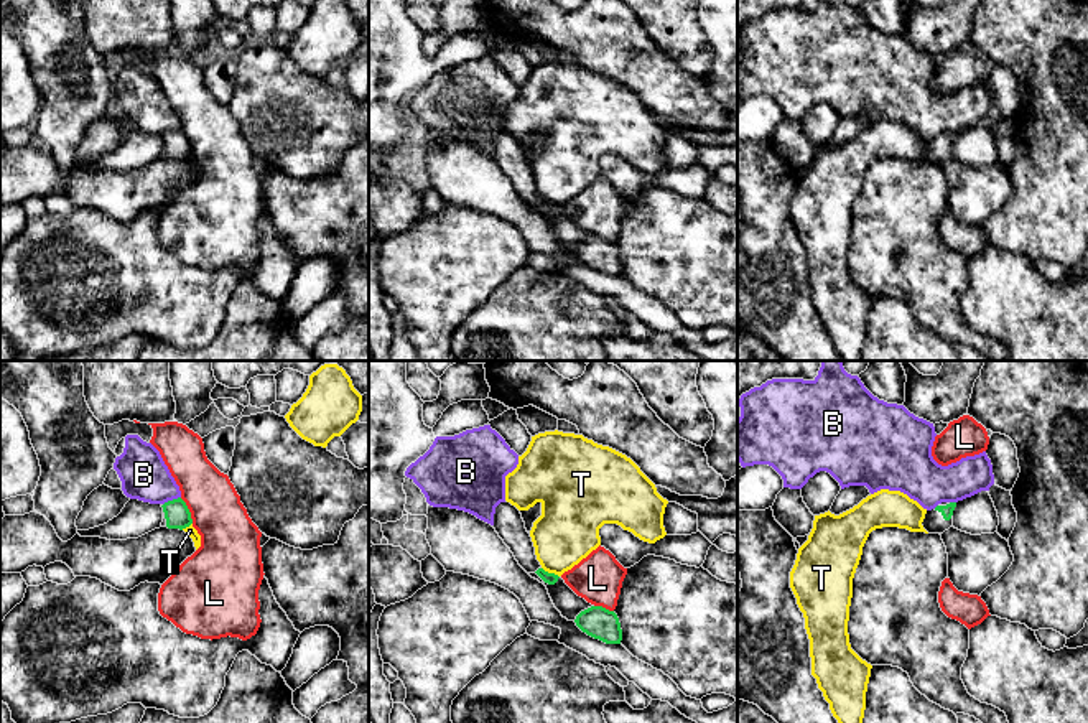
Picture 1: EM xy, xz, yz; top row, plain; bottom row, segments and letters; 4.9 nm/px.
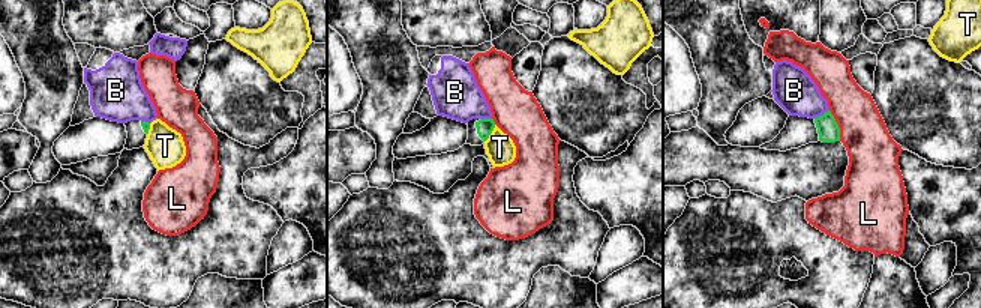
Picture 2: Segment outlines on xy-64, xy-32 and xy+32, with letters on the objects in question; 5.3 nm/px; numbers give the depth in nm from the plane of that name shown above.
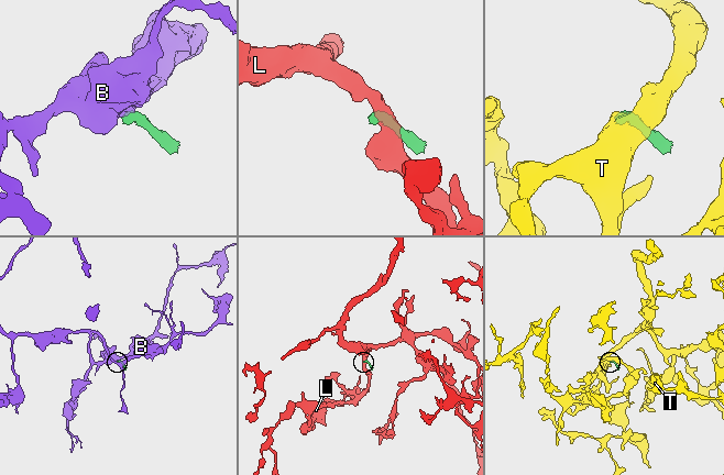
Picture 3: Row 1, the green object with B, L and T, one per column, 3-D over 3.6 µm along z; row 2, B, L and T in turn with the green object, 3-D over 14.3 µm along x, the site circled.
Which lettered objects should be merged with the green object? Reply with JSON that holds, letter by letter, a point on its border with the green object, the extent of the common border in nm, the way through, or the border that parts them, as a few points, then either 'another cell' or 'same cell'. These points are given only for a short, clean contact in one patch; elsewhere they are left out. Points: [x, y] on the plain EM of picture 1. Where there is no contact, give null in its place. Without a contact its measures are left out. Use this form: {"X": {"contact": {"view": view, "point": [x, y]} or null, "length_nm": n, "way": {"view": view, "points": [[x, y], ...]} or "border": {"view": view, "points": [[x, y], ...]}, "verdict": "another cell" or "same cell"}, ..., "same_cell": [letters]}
{"B": {"contact": {"view": "xy", "point": [173, 130]}, "length_nm": 100, "border": {"view": "xy", "points": [[180, 127], [163, 135]]}, "verdict": "another cell"}, "L": {"contact": {"view": "xy", "point": [188, 142]}, "length_nm": 140, "border": {"view": "xy", "points": [[180, 129], [193, 153]]}, "verdict": "another cell"}, "T": {"contact": {"view": "xz", "point": [550, 205]}, "length_nm": 100, "border": {"view": "xz", "points": [[542, 198], [558, 208]]}, "verdict": "another cell"}, "same_cell": []}

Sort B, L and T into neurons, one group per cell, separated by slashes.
B / L / T

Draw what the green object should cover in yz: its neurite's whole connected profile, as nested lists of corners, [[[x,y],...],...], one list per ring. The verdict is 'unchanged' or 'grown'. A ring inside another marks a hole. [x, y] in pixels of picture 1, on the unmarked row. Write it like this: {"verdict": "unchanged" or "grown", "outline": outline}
{"verdict": "grown", "outline": [[[942,133],[935,140],[927,142],[925,150],[922,153],[923,160],[928,165],[943,165],[950,158],[953,158],[953,142],[956,133]]]}

